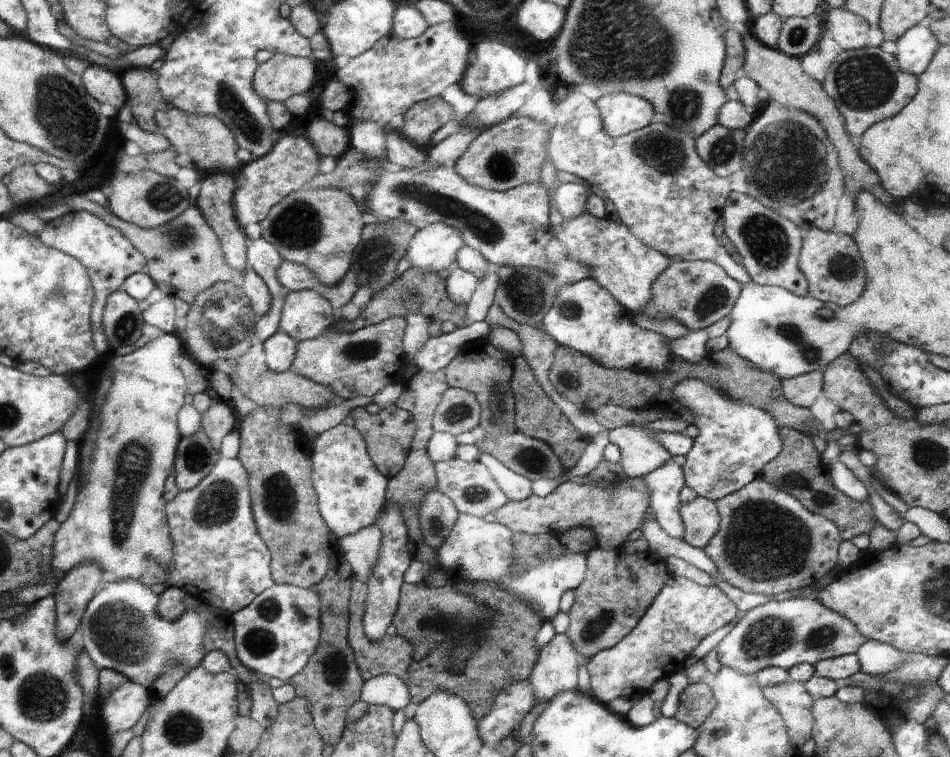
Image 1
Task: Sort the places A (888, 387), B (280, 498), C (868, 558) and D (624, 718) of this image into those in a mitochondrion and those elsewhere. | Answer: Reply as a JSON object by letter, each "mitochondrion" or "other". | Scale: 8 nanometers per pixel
{"A":"other","B":"mitochondrion","C":"other","D":"other"}

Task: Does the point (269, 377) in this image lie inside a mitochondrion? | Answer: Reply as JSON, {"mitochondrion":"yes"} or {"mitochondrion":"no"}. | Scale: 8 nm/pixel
{"mitochondrion":"no"}

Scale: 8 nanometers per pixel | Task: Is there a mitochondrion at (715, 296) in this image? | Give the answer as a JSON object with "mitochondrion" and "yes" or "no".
{"mitochondrion":"yes"}

